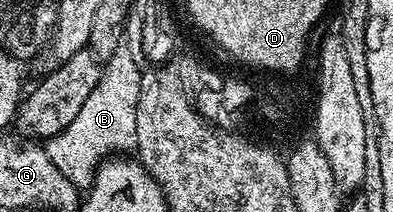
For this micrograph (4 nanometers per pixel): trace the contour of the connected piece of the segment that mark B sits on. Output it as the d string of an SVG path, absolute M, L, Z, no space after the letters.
M123 37L112 56L105 59L101 79L88 99L84 100L79 115L45 143L44 149L49 159L80 188L91 185L95 171L108 157L126 154L136 148L136 106L139 103L142 79L142 68L136 60L137 55Z

